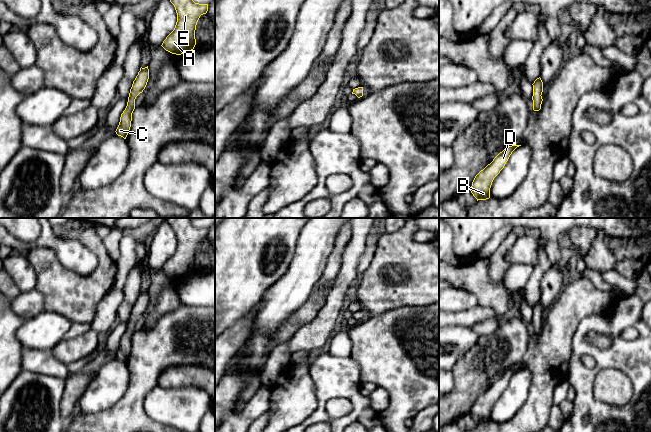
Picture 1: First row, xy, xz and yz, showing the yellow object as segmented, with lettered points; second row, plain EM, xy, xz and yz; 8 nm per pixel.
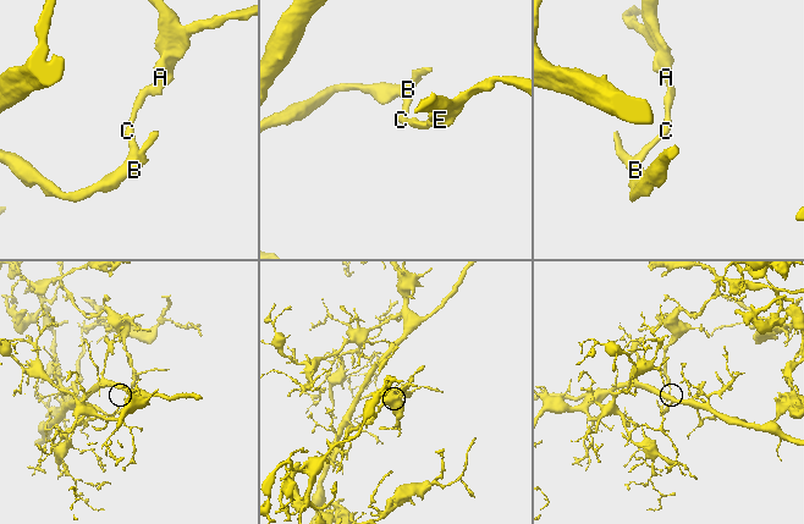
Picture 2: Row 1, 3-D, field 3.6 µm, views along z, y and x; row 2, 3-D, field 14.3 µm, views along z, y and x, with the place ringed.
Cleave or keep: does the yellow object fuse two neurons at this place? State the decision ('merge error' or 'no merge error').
merge error

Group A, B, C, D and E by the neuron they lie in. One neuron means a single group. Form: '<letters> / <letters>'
A E / B C D

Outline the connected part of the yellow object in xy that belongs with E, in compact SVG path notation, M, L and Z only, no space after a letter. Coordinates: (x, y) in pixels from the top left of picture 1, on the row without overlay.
M165 218L165 220L175 231L177 246L161 270L172 278L181 279L194 273L196 249L200 240L207 237L208 228L195 227L192 218Z

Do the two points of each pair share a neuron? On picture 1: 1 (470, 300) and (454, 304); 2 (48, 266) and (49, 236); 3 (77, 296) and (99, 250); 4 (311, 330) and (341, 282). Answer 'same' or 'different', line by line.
1: same
2: different
3: same
4: same

